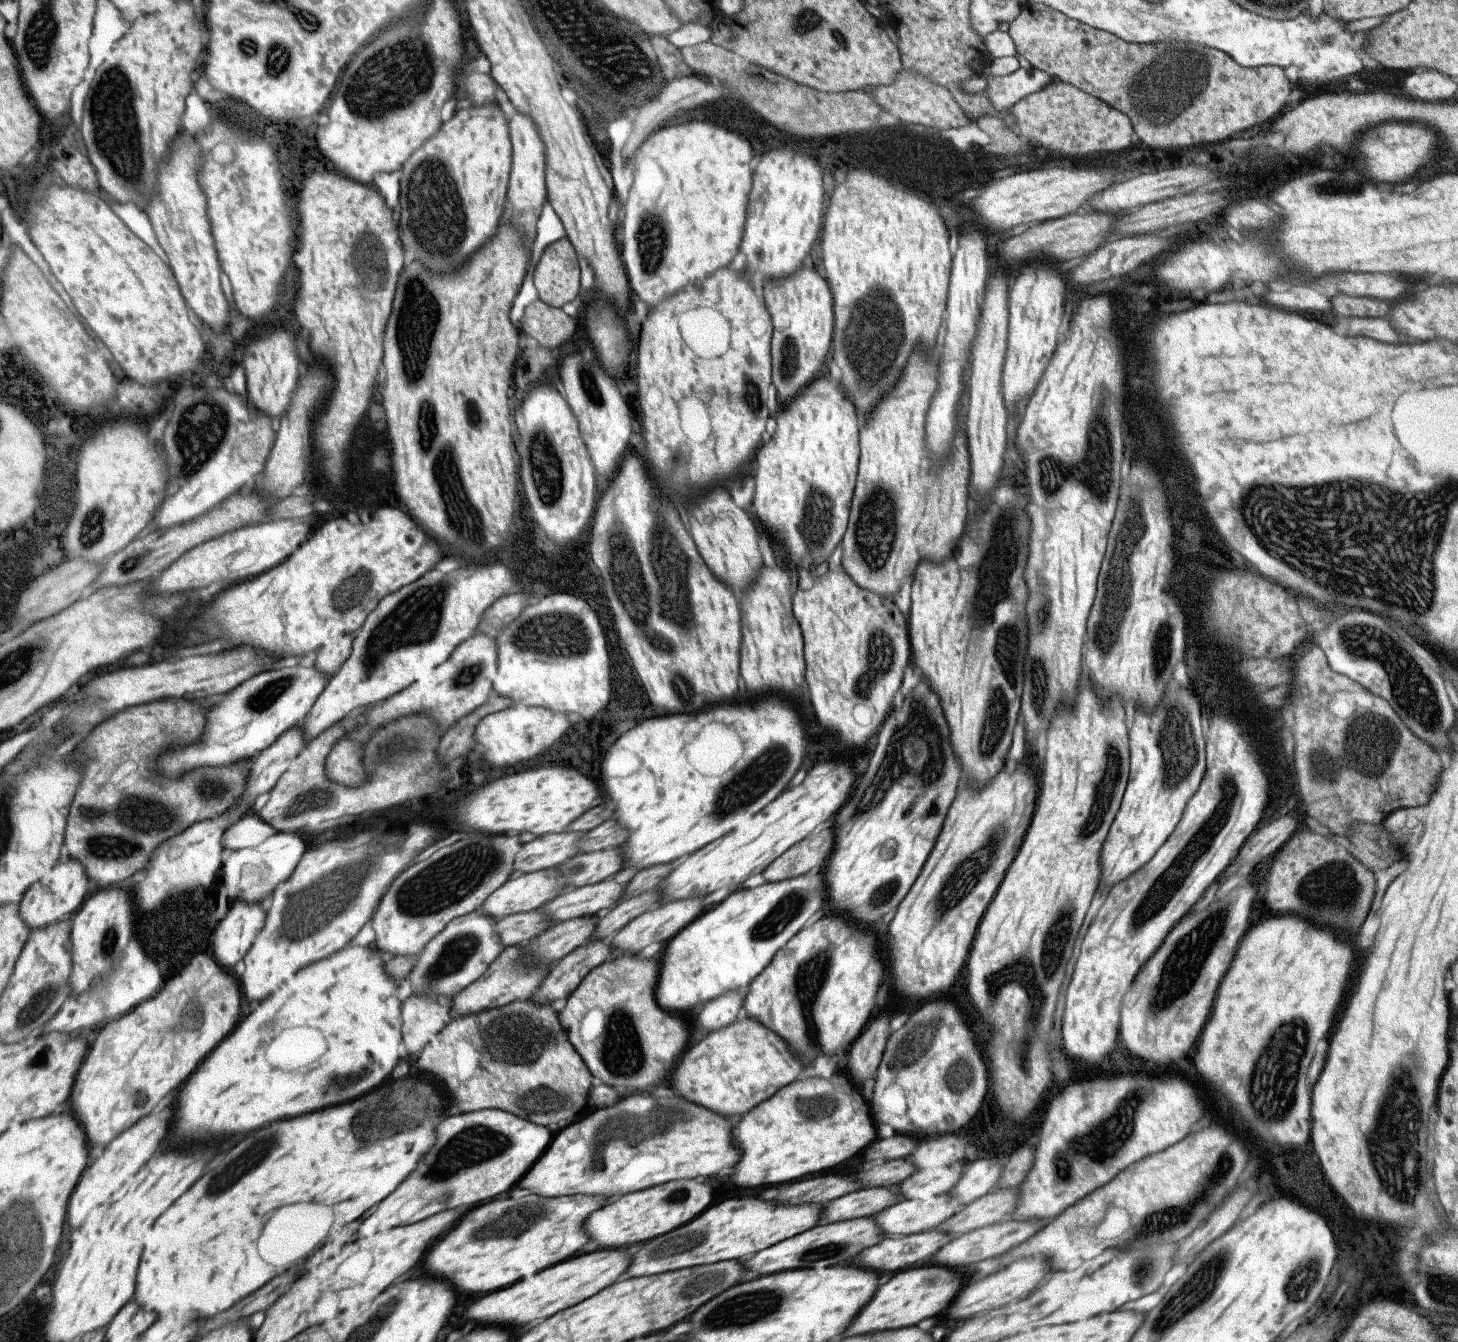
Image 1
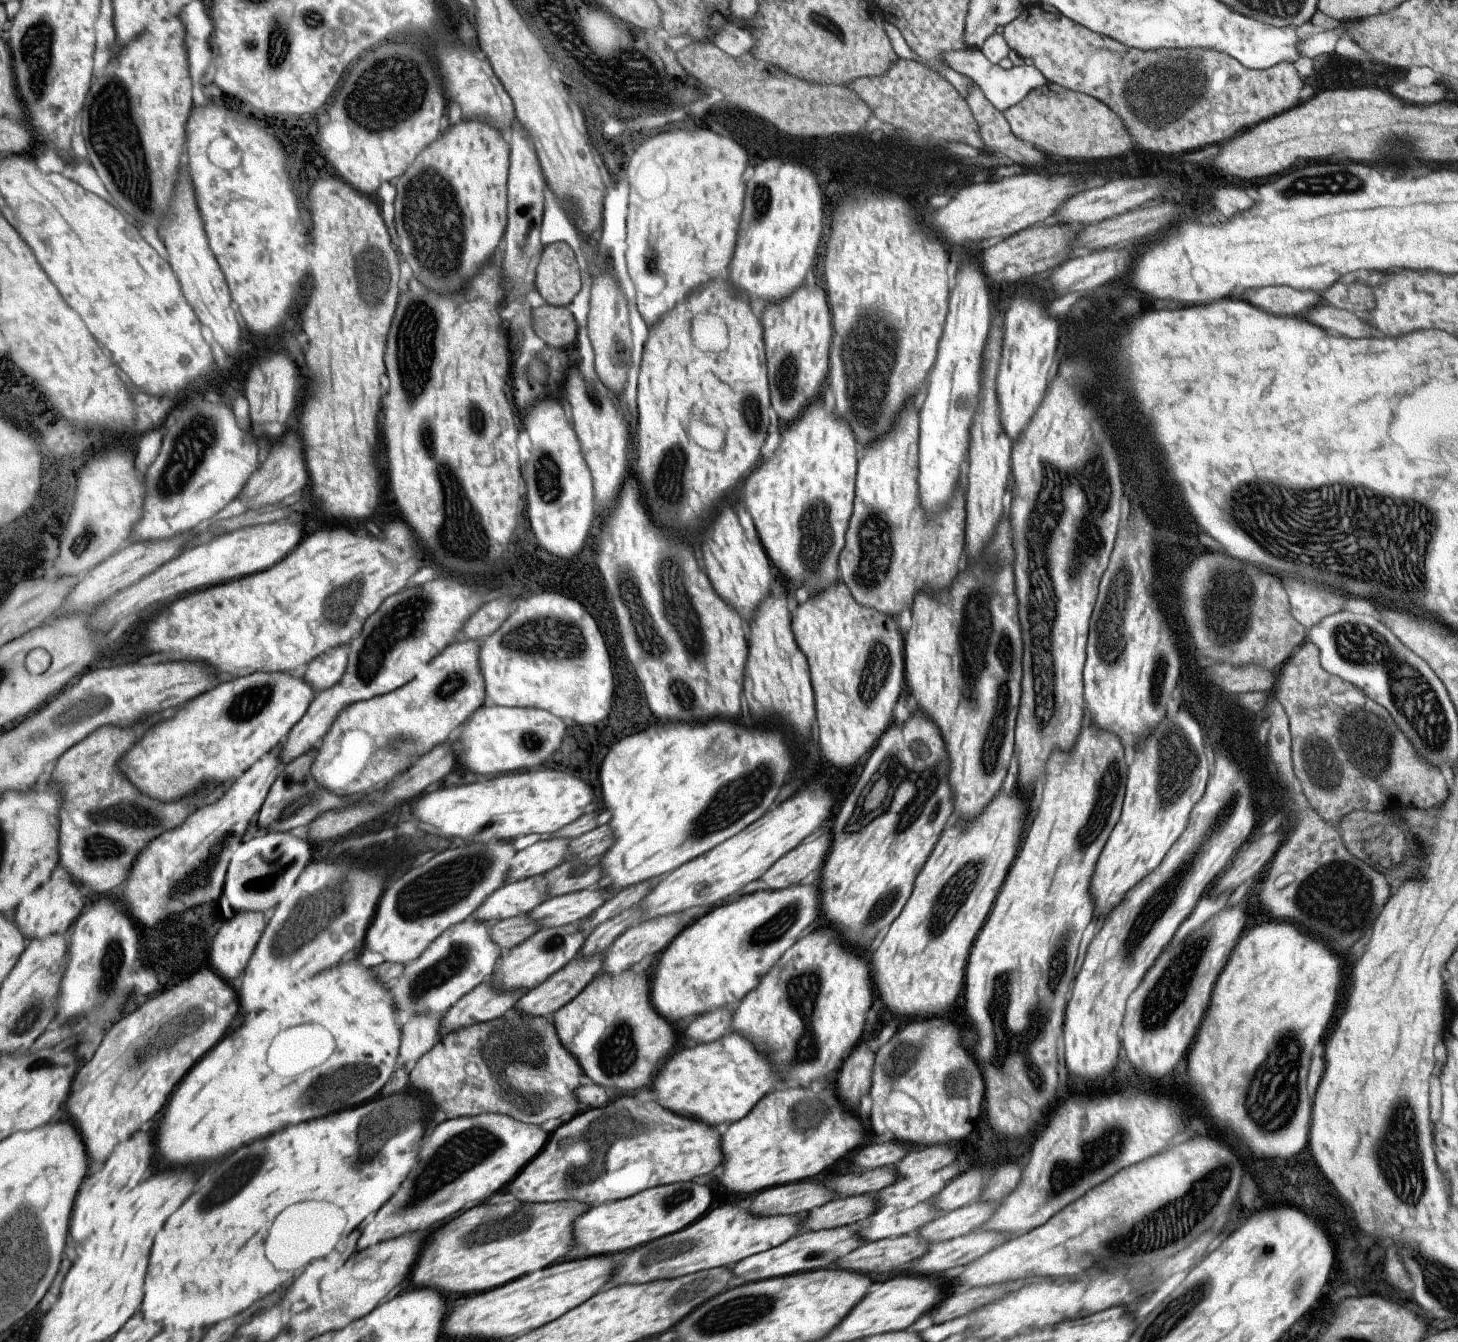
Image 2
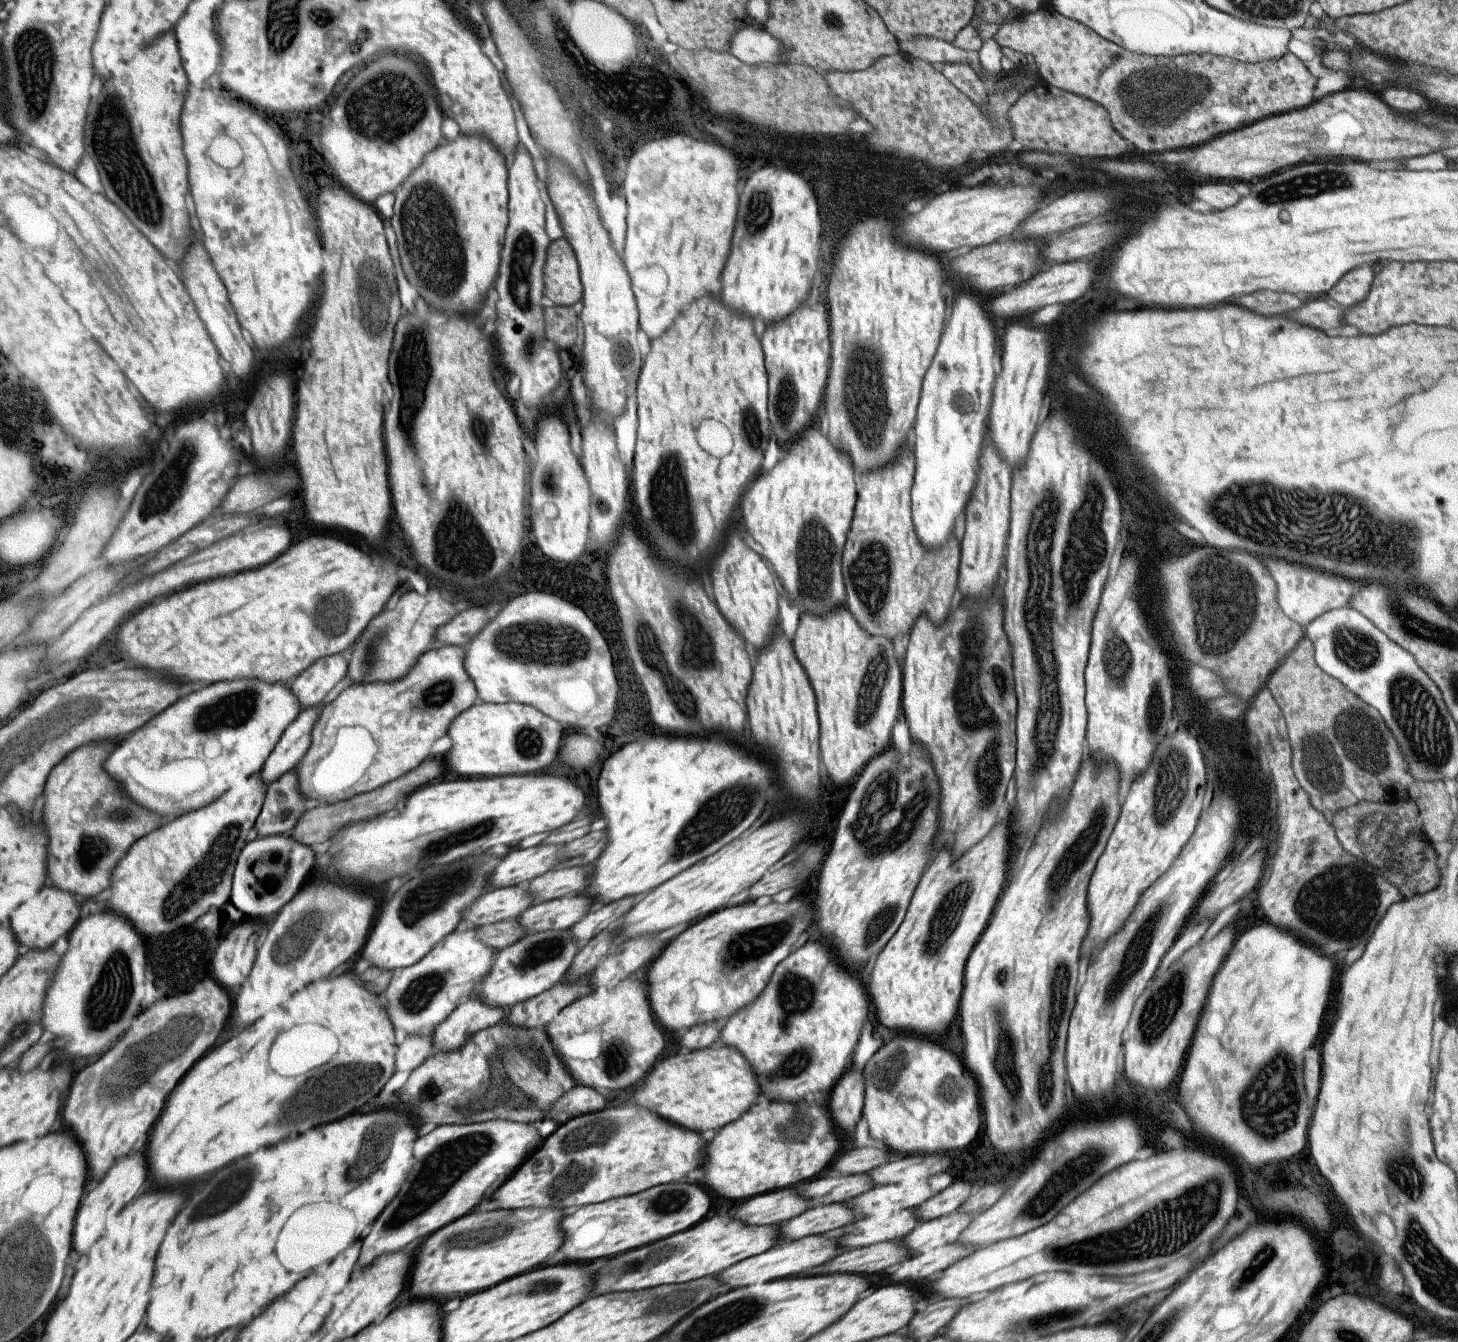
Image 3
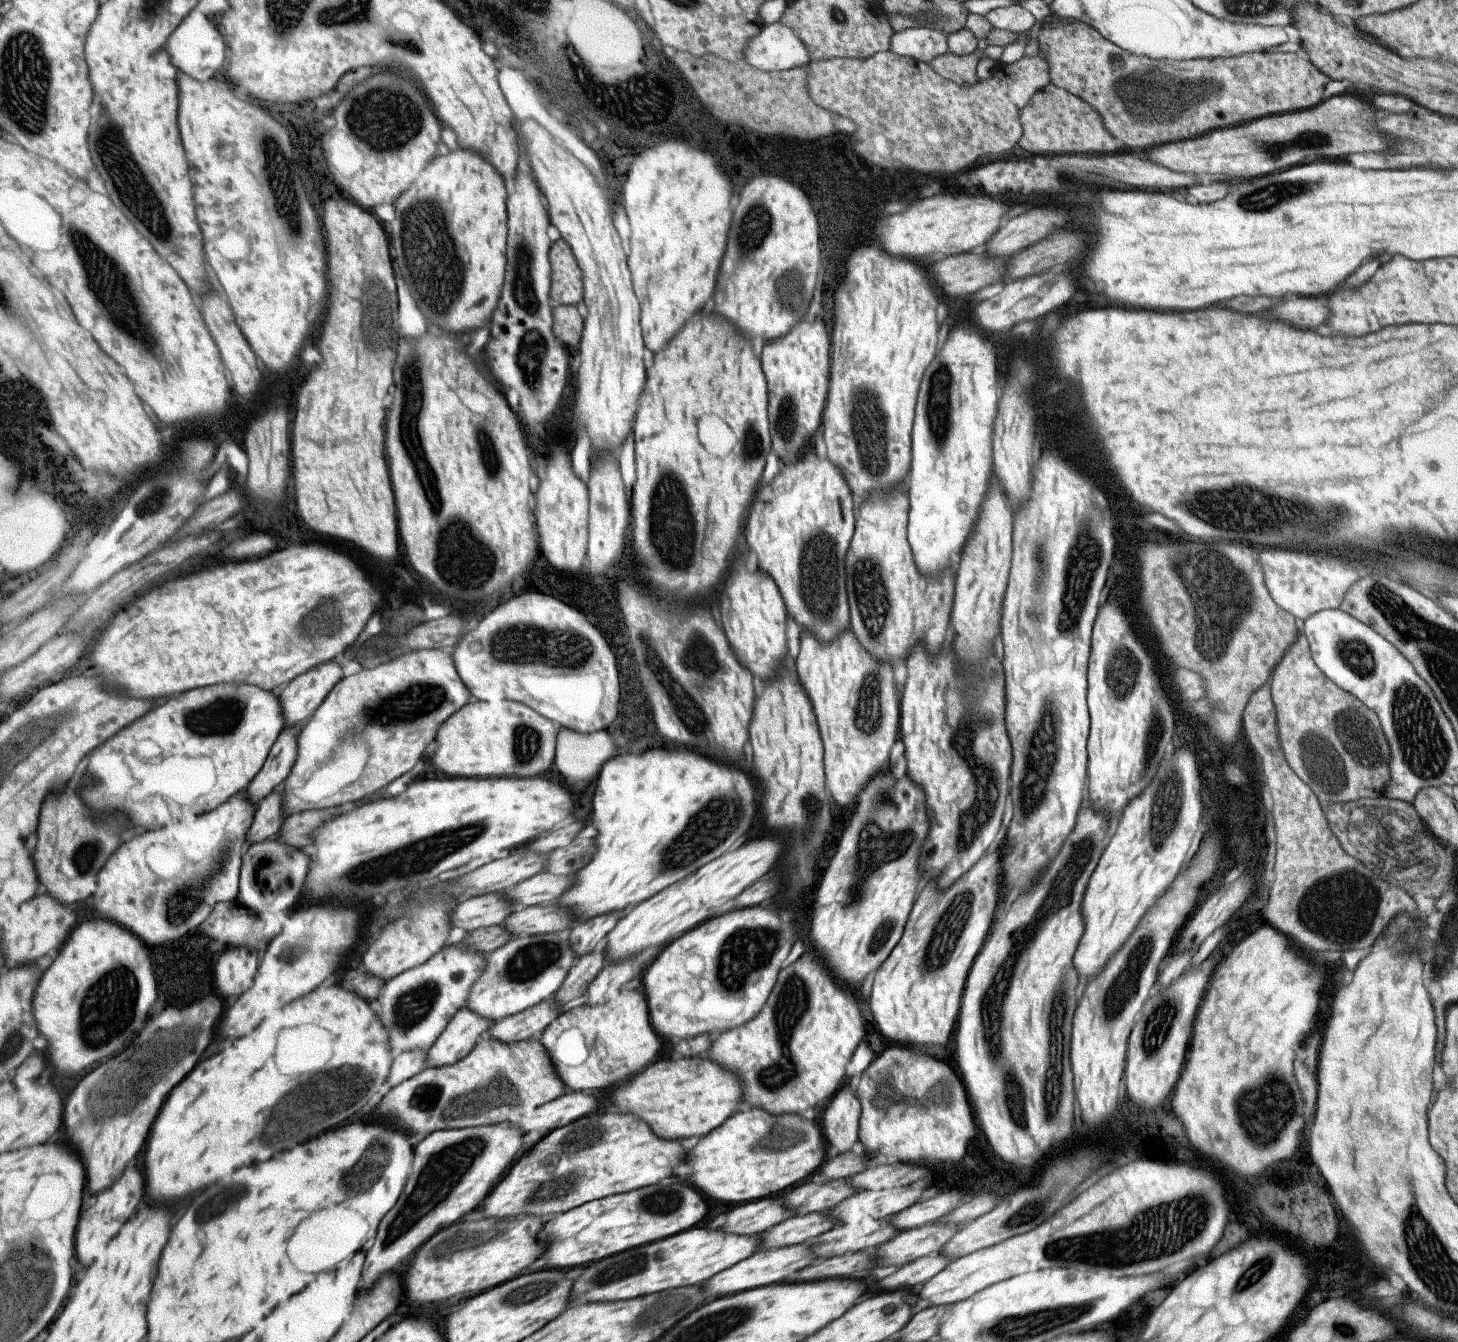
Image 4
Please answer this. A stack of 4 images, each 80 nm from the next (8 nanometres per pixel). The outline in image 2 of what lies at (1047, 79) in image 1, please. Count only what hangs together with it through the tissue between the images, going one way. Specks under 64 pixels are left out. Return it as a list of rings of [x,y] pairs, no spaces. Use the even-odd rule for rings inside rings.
[[[993,33],[981,44],[979,50],[969,48],[963,51],[949,51],[941,56],[947,67],[955,72],[961,73],[973,80],[980,88],[986,101],[995,108],[1003,112],[1010,106],[1017,104],[1030,90],[1039,88],[1047,82],[1046,78],[1033,65],[1014,66],[1004,70],[997,65],[1001,58],[1007,56],[1009,45],[1002,34]]]

